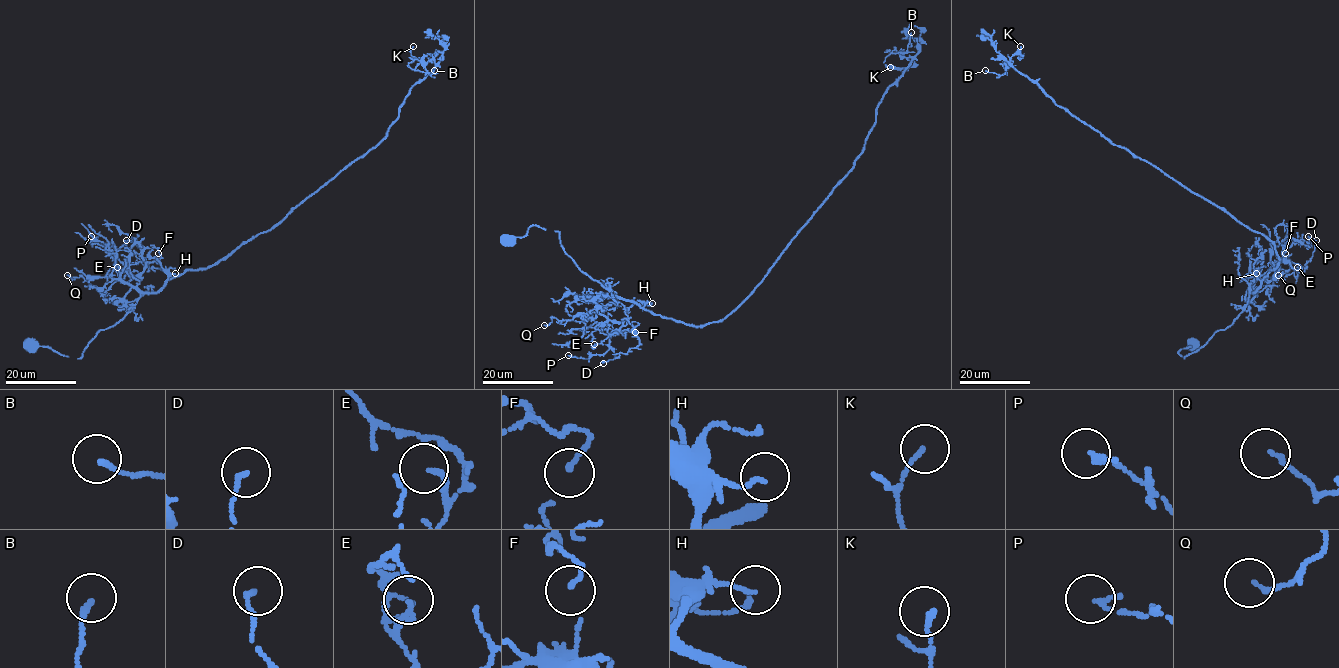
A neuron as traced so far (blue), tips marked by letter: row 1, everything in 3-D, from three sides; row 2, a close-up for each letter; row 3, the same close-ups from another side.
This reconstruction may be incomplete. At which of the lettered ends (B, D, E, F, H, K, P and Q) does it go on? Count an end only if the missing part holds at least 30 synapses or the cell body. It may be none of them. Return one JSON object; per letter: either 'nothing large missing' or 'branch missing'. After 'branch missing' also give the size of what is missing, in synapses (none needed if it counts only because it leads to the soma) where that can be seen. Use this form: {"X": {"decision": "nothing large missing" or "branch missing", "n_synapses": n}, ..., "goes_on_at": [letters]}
{"B": {"decision": "nothing large missing"}, "D": {"decision": "nothing large missing"}, "E": {"decision": "nothing large missing"}, "F": {"decision": "nothing large missing"}, "H": {"decision": "nothing large missing"}, "K": {"decision": "nothing large missing"}, "P": {"decision": "nothing large missing"}, "Q": {"decision": "nothing large missing"}, "goes_on_at": []}

